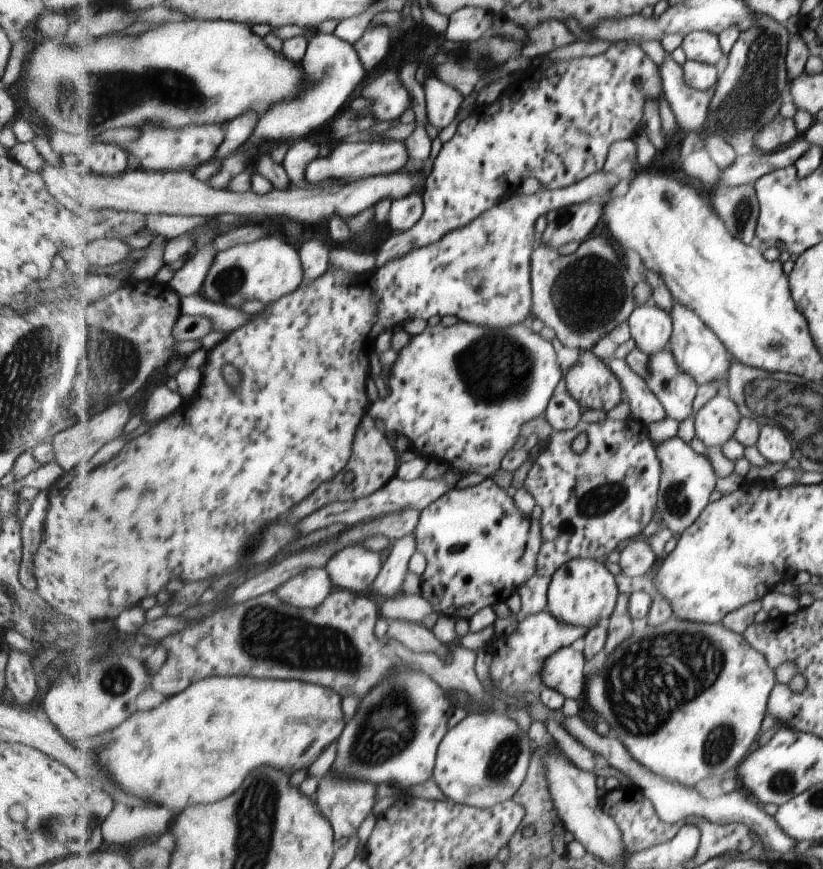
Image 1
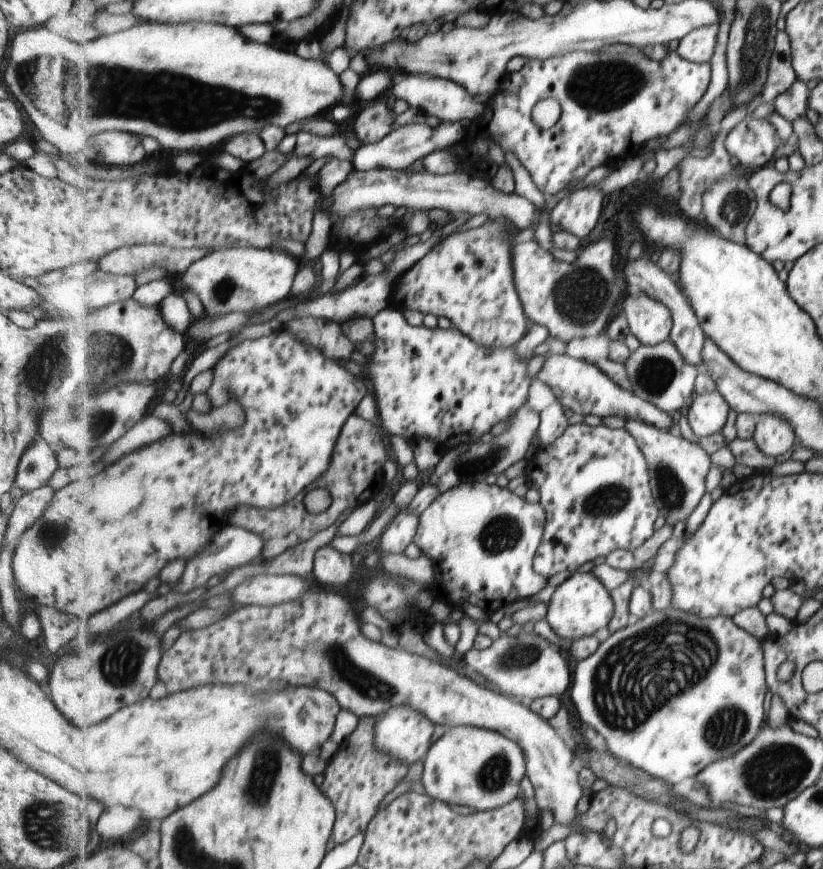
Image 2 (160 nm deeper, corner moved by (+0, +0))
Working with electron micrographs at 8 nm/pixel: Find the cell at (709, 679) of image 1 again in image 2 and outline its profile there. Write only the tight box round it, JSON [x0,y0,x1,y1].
[570,608,765,784]

